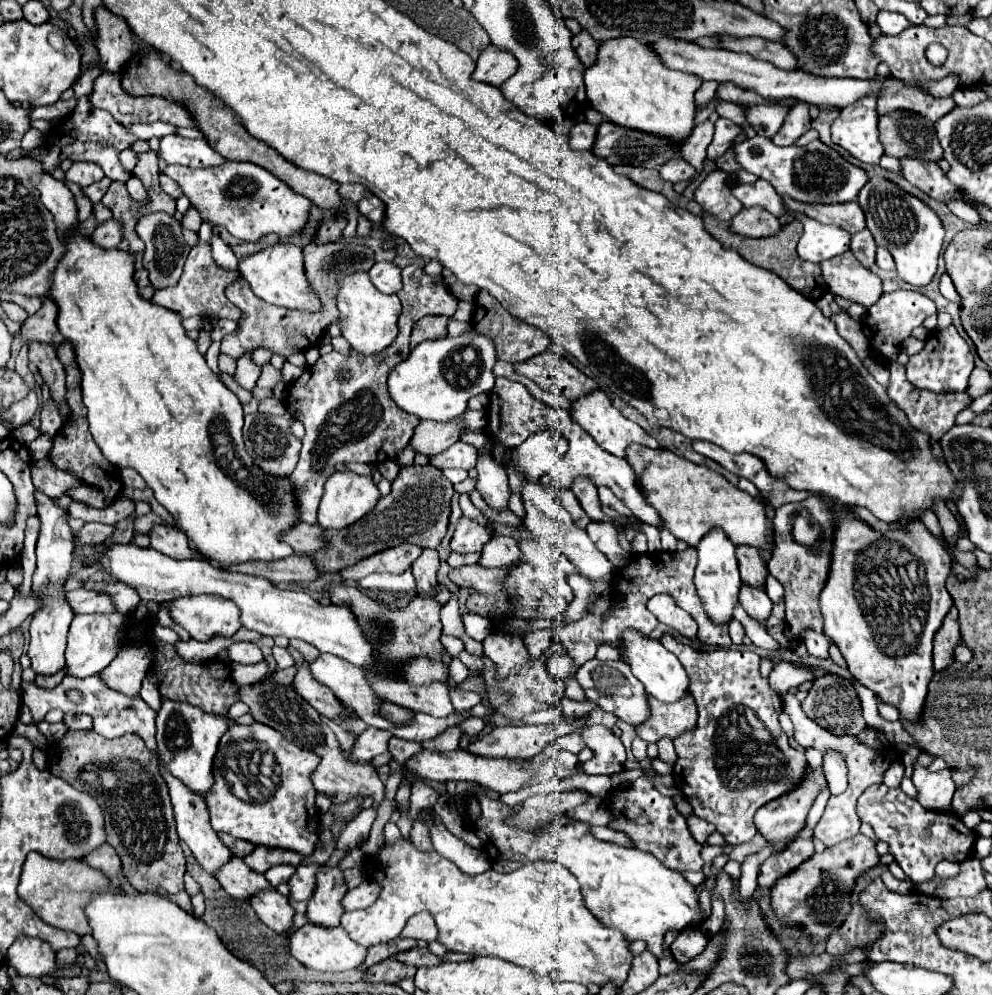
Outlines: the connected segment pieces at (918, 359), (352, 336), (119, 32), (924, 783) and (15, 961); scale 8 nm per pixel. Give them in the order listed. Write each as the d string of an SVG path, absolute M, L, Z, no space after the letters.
M948 326L944 330L934 332L928 340L922 352L916 356L910 356L906 364L906 372L910 372L910 380L916 388L930 390L930 392L964 392L968 386L970 376L970 348L966 340L958 334L954 326Z
M366 272L350 274L342 280L342 288L338 292L338 310L340 310L340 328L342 336L350 342L350 346L362 354L362 356L374 356L378 352L384 352L392 344L392 340L398 336L398 316L402 310L402 304L398 296L382 294L374 288Z
M104 6L96 10L96 28L96 46L102 68L106 72L120 72L138 50L138 42L132 38L132 30L120 16L110 14Z
M914 766L912 782L918 790L918 800L924 808L942 810L951 804L954 782L951 773L926 772L924 766Z
M20 936L8 950L8 964L12 964L20 976L44 978L58 970L56 954L48 942L40 938Z

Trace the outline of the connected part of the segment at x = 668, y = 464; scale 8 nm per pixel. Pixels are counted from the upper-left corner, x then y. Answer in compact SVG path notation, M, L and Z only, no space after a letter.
M630 444L630 448L626 448L626 460L636 472L646 502L656 508L662 518L662 526L678 540L696 546L708 530L722 528L734 544L748 544L754 548L766 548L772 544L774 532L764 516L762 500L732 486L718 472L698 466L668 450L650 450L638 444Z

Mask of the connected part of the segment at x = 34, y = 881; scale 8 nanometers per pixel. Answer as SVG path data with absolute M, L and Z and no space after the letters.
M30 852L26 856L26 862L22 866L20 884L18 884L18 896L22 902L26 902L38 918L42 918L46 924L74 932L78 936L90 934L90 926L84 916L84 906L90 900L90 896L98 892L120 892L114 888L108 878L100 872L90 868L88 864L80 860L52 860L38 852Z

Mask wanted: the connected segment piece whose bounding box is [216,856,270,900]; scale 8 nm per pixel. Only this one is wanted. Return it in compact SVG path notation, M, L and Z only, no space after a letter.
M232 856L226 864L222 864L222 868L218 868L216 880L230 896L242 898L242 900L248 900L258 890L270 888L264 874L258 874L246 868L246 862L240 856Z

